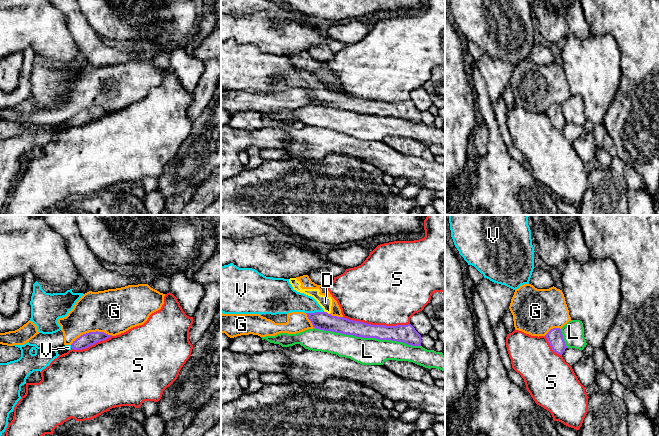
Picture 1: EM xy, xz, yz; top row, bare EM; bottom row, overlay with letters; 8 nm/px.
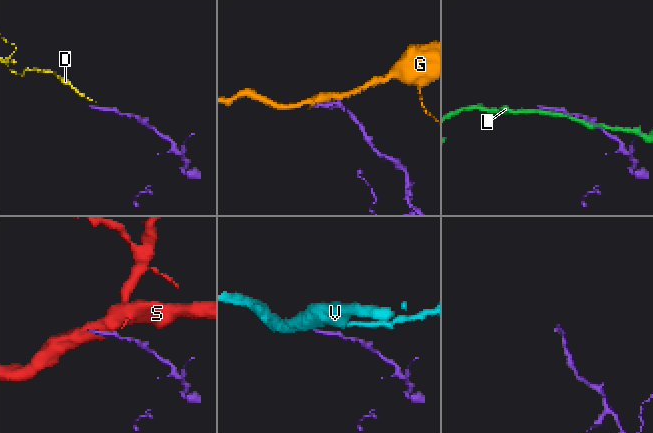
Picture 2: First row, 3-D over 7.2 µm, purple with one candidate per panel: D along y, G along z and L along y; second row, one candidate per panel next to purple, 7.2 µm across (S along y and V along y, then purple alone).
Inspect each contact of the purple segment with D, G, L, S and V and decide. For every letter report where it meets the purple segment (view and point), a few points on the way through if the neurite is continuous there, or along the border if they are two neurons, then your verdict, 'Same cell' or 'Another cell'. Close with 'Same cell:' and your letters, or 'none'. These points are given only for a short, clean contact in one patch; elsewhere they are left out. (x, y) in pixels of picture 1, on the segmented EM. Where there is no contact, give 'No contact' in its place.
D: Touches purple at xz (326, 312). Boundary: xz (323, 311), (329, 314). Another cell
G: Touches purple at xy (91, 332). Another cell
L: Touches purple at xz (367, 337). Another cell
S: Touches purple at xz (376, 325). Another cell
V: Touches purple at xz (315, 312). Path across: xz (320, 320), (315, 312), (305, 303), (287, 300). Same cell
Same cell: V

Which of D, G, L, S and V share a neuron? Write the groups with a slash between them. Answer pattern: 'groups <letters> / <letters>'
groups D G / L / S / V

